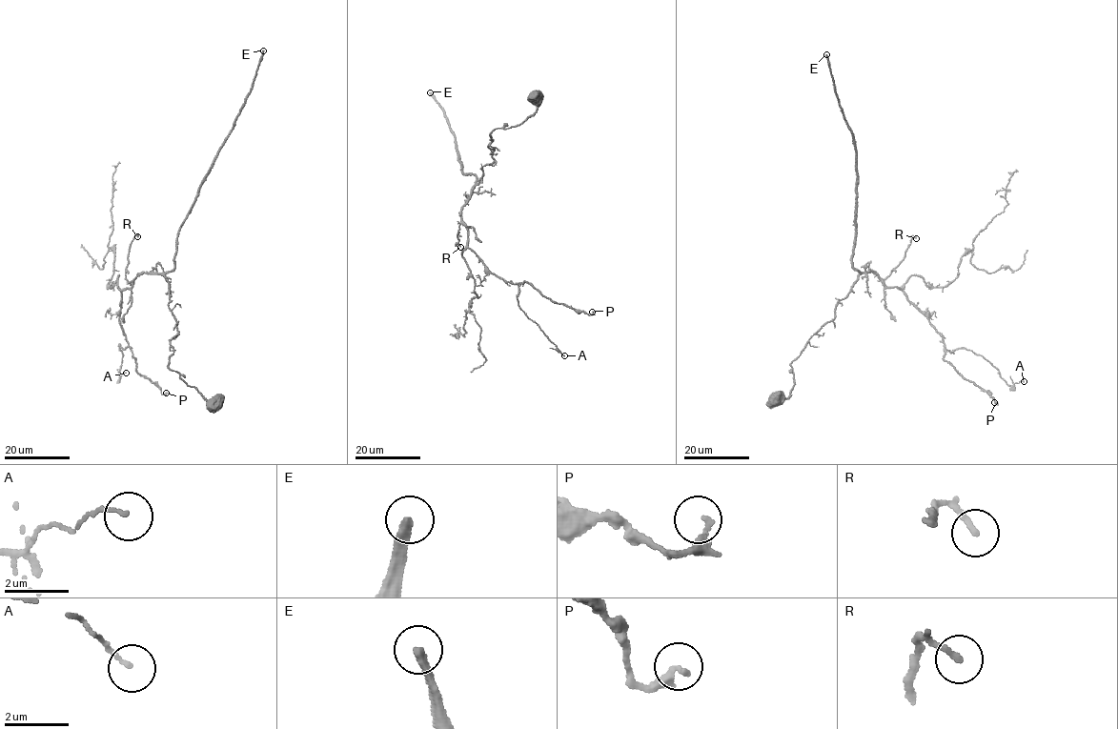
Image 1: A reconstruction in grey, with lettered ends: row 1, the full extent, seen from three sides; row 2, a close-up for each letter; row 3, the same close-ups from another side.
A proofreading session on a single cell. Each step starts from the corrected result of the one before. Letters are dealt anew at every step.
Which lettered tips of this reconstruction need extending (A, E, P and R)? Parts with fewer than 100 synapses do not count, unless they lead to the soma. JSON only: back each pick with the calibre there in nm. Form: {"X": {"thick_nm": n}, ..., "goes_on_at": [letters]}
{"E": {"thick_nm": 280}, "goes_on_at": ["E"]}

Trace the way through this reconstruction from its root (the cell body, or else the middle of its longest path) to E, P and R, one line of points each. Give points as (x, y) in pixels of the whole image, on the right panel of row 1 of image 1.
E: (777, 397), (788, 398), (792, 362), (834, 318), (859, 273), (852, 263), (856, 155), (826, 54)
P: (777, 397), (788, 398), (793, 360), (860, 274), (872, 271), (900, 288), (940, 334), (944, 359), (994, 402)
R: (777, 397), (788, 398), (792, 362), (834, 318), (860, 274), (872, 271), (884, 279), (916, 238)

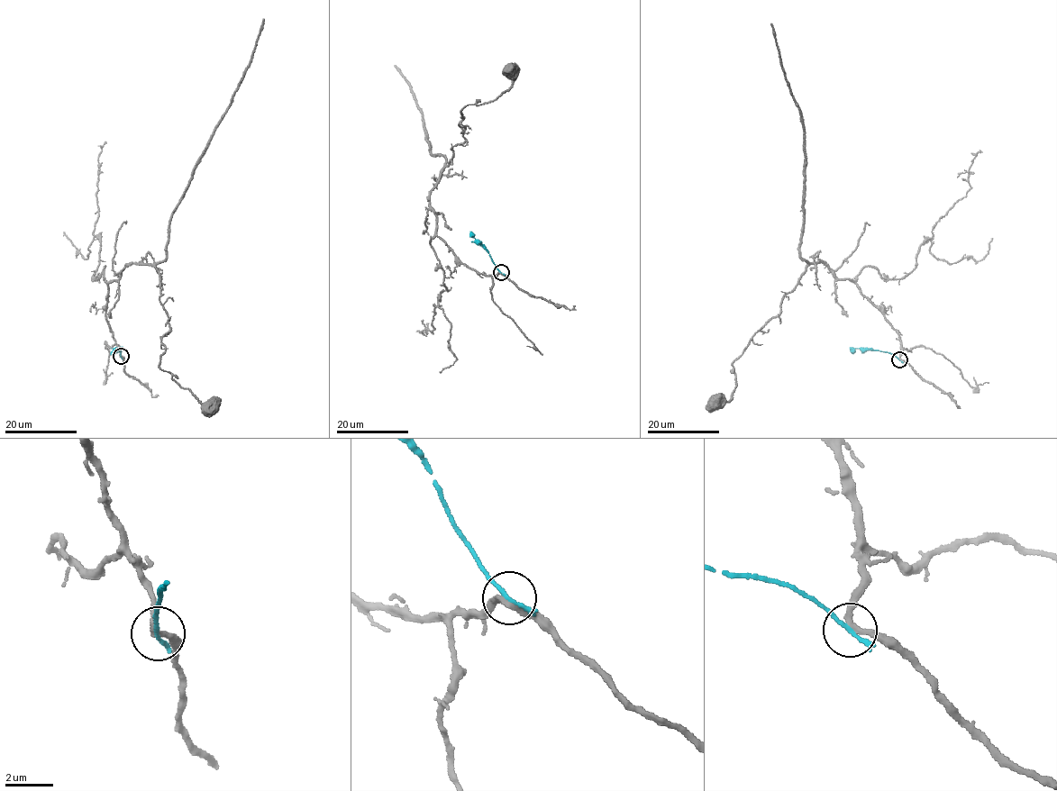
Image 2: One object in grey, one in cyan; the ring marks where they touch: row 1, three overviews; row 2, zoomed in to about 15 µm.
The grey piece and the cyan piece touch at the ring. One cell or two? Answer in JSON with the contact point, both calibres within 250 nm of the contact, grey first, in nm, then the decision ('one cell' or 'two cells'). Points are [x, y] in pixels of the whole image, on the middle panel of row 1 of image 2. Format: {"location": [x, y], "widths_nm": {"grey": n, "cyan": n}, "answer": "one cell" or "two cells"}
{"location": [501, 272], "widths_nm": {"grey": 260, "cyan": 200}, "answer": "two cells"}

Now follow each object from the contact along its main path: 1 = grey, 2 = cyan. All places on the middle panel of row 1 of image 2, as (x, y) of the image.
1: (501, 272), (461, 263), (437, 235), (429, 200), (465, 139), (461, 110), (498, 97), (509, 73)
2: (501, 272), (488, 252), (470, 236)

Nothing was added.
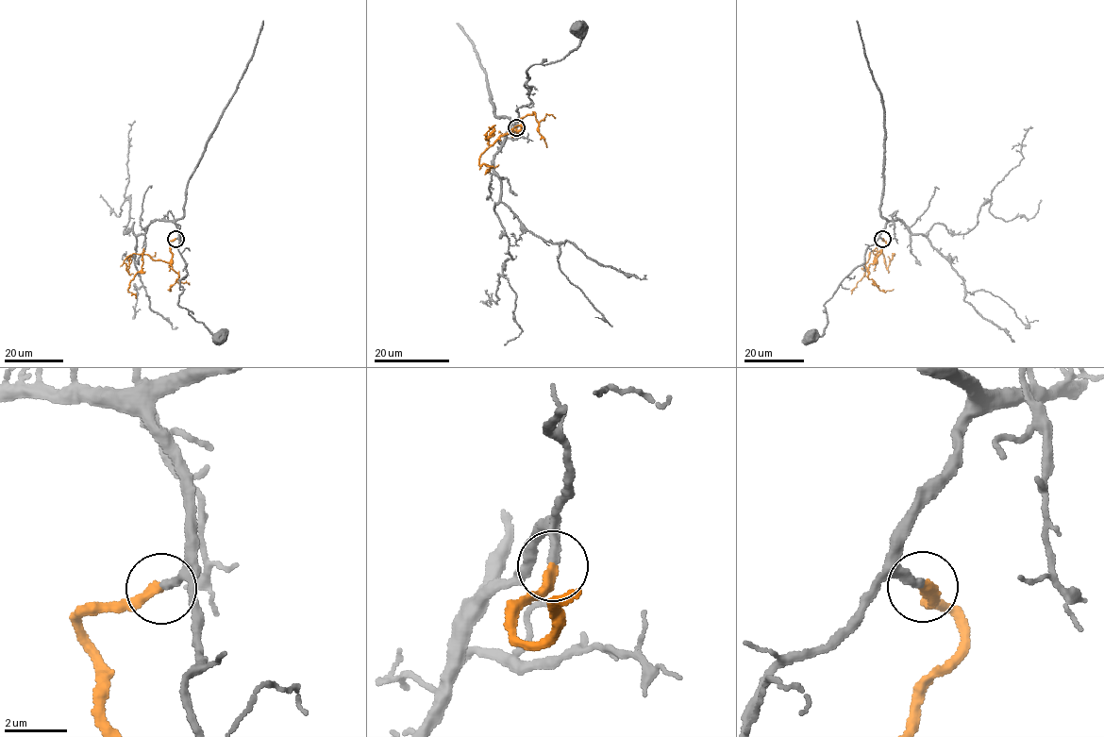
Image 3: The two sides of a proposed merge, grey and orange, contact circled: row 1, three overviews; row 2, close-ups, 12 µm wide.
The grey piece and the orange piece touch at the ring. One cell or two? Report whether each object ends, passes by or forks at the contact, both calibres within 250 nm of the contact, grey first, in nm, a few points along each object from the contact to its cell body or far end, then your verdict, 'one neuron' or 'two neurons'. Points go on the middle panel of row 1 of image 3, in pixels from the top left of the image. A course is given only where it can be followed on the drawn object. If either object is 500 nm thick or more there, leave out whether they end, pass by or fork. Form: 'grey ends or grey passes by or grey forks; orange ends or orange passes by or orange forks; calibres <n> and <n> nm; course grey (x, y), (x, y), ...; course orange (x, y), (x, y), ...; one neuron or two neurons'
grey ends; orange ends; calibres 280 and 360 nm; course grey (517, 126), (516, 110), (530, 100), (526, 70), (566, 57), (580, 43), (577, 31); course orange (517, 126), (516, 135), (520, 125), (489, 144), (492, 133), (486, 140), (485, 135), (494, 125); one neuron

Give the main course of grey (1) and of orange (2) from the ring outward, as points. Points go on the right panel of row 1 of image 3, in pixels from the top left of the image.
1: (882, 239), (878, 238), (867, 248), (863, 262), (843, 279), (826, 302), (827, 326), (821, 336), (811, 335)
2: (882, 239), (885, 246), (875, 261), (878, 251), (870, 253), (863, 276), (851, 294)

